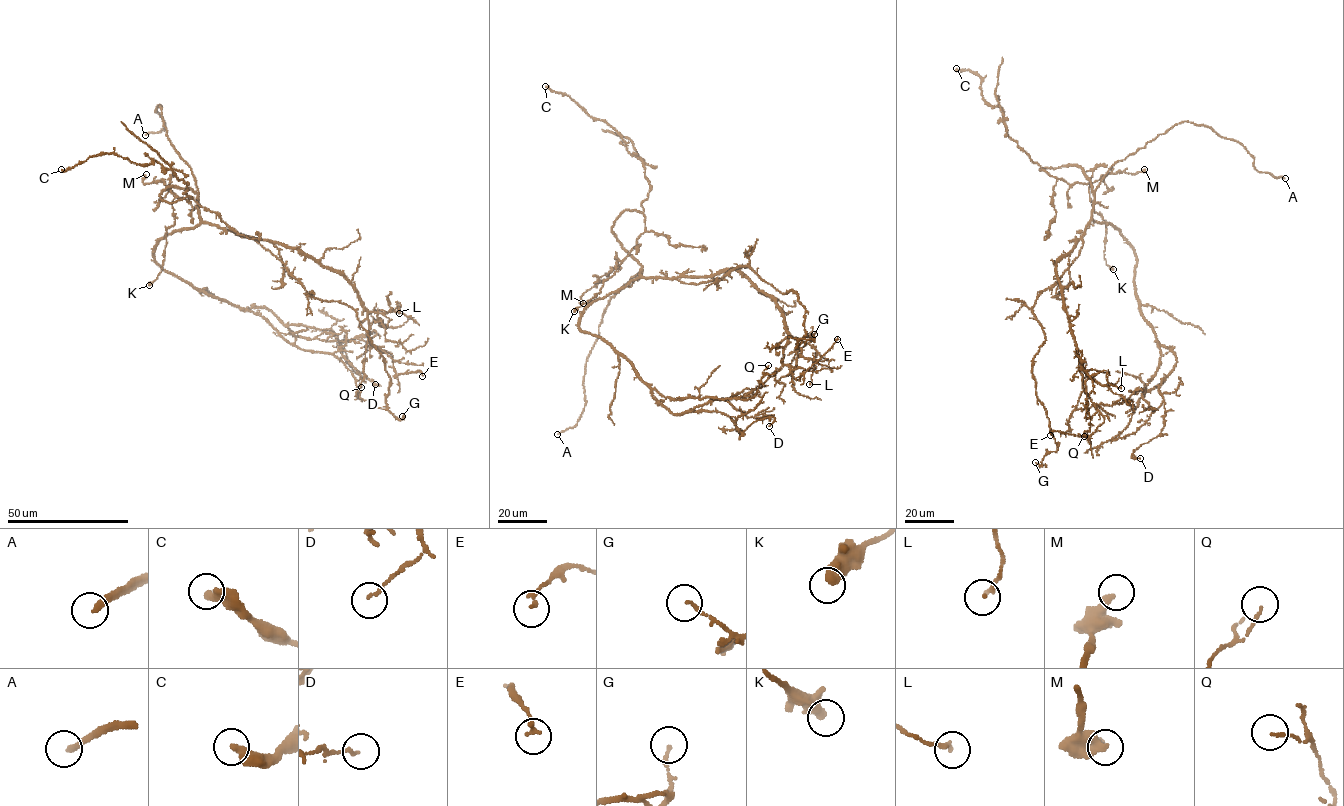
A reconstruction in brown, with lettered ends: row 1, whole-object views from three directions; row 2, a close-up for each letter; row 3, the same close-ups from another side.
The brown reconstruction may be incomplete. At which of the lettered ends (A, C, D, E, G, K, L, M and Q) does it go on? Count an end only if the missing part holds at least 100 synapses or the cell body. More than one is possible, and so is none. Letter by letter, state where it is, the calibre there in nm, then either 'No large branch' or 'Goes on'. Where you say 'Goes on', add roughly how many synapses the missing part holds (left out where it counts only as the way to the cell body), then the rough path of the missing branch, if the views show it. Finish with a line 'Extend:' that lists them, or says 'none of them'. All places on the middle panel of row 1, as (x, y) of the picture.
A: Place: (557, 434). Thickness 240 nm. Goes on. Course of what is missing: (557, 434), (546, 456), (548, 461), (560, 467), (562, 464)
C: Place: (545, 86). Thickness 360 nm. No large branch
D: Place: (769, 426). Thickness 120 nm. No large branch
E: Place: (837, 339). Thickness 180 nm. No large branch
G: Place: (814, 334). Thickness 150 nm. No large branch
K: Place: (574, 311). Thickness 480 nm. No large branch
L: Place: (809, 384). Thickness 170 nm. No large branch
M: Place: (583, 303). Thickness 360 nm. No large branch
Q: Place: (768, 365). Thickness 100 nm. No large branch
Extend: A

